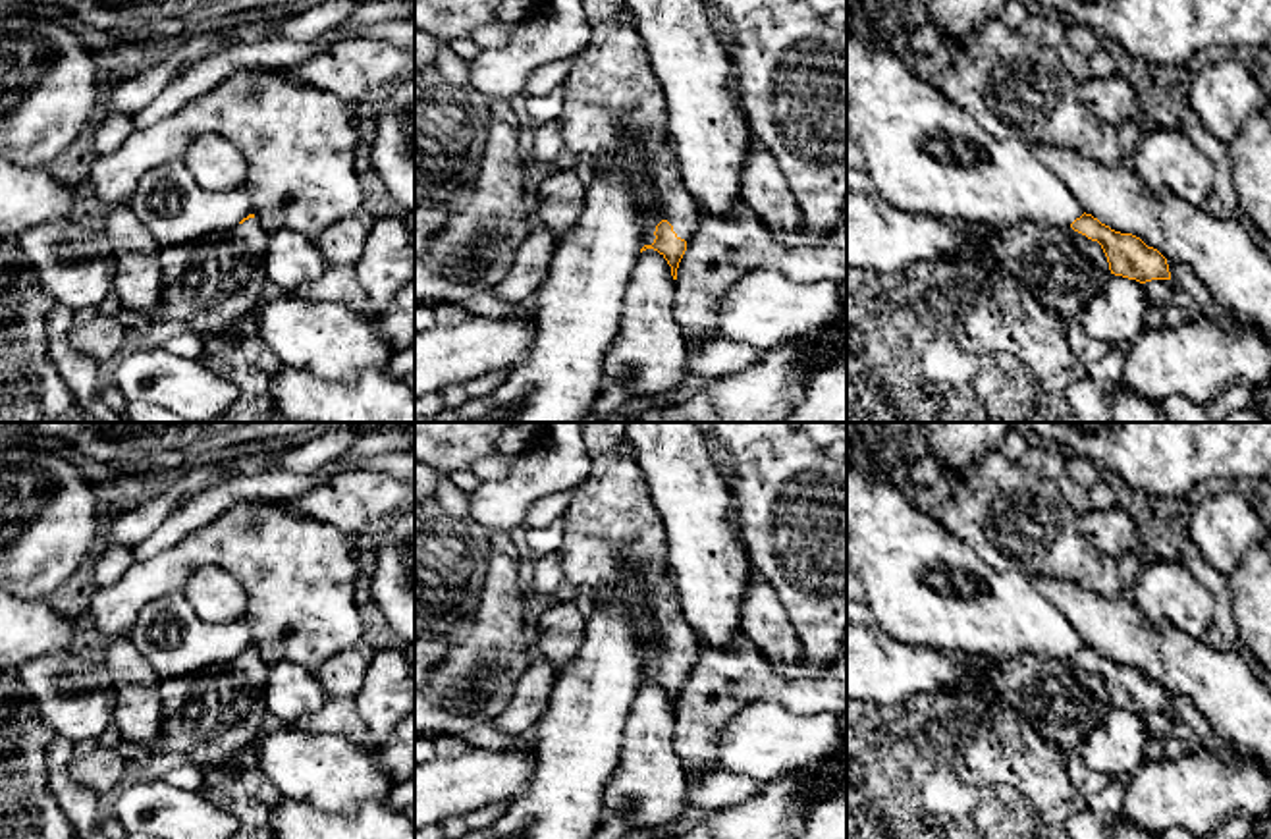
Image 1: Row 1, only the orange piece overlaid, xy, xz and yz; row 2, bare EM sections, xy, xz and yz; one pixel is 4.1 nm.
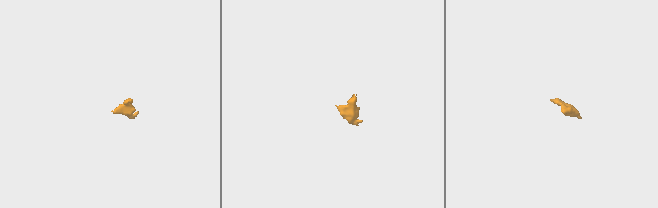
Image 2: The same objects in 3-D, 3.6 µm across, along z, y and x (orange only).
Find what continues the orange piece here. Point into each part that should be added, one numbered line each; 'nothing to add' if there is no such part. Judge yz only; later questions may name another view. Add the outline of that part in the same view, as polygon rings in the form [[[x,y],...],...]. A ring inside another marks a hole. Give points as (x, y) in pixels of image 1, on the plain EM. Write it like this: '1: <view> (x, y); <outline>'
1: yz (1059, 699); [[[1016,654],[987,669],[972,667],[959,694],[1018,712],[1036,733],[1067,754],[1111,710],[1097,673],[1070,658]]]

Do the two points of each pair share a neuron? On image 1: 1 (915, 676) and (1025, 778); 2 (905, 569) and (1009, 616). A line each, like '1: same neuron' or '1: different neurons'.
1: different neurons
2: same neuron

